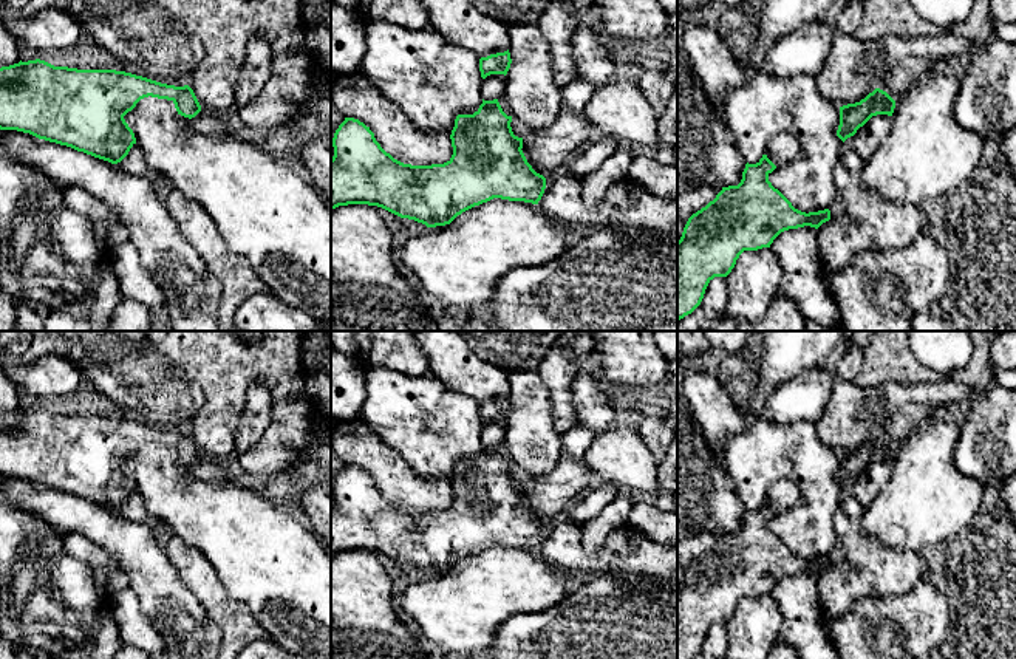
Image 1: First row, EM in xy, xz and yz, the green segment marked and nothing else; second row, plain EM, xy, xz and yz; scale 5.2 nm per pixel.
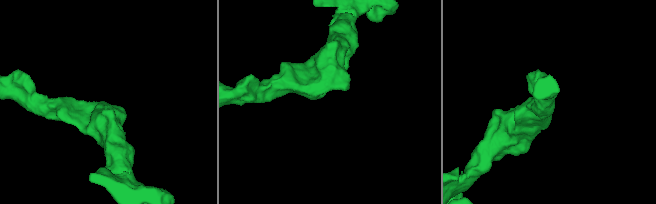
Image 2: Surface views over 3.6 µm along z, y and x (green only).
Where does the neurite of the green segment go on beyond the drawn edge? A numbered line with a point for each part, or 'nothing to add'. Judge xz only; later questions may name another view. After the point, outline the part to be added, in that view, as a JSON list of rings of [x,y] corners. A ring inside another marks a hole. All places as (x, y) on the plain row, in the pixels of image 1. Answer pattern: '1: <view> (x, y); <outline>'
nothing to add

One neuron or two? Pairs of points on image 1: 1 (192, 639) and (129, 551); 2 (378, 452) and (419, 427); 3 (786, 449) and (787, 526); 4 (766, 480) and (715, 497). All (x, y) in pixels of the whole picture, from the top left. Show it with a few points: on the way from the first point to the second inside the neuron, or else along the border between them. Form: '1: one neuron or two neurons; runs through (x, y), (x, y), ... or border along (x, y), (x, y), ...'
1: one neuron; runs through (180, 618), (164, 599), (150, 573)
2: two neurons; border along (362, 419), (413, 471)
3: one neuron; runs through (806, 469), (811, 474), (811, 505), (808, 508)
4: two neurons; border along (724, 466), (736, 495), (747, 508)

